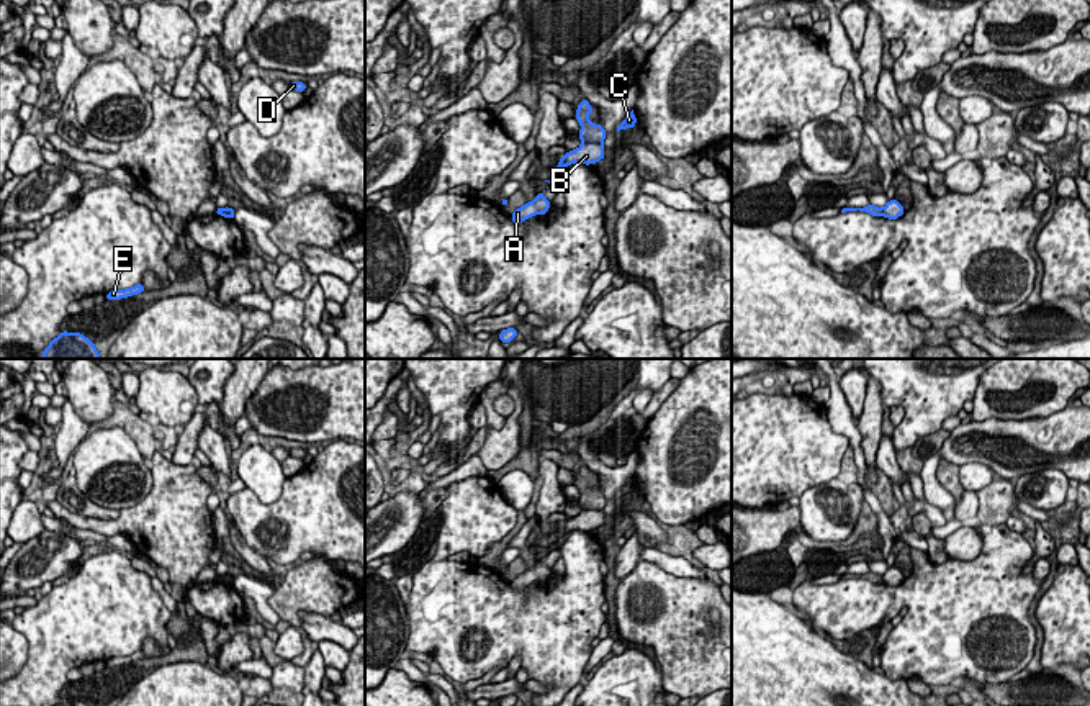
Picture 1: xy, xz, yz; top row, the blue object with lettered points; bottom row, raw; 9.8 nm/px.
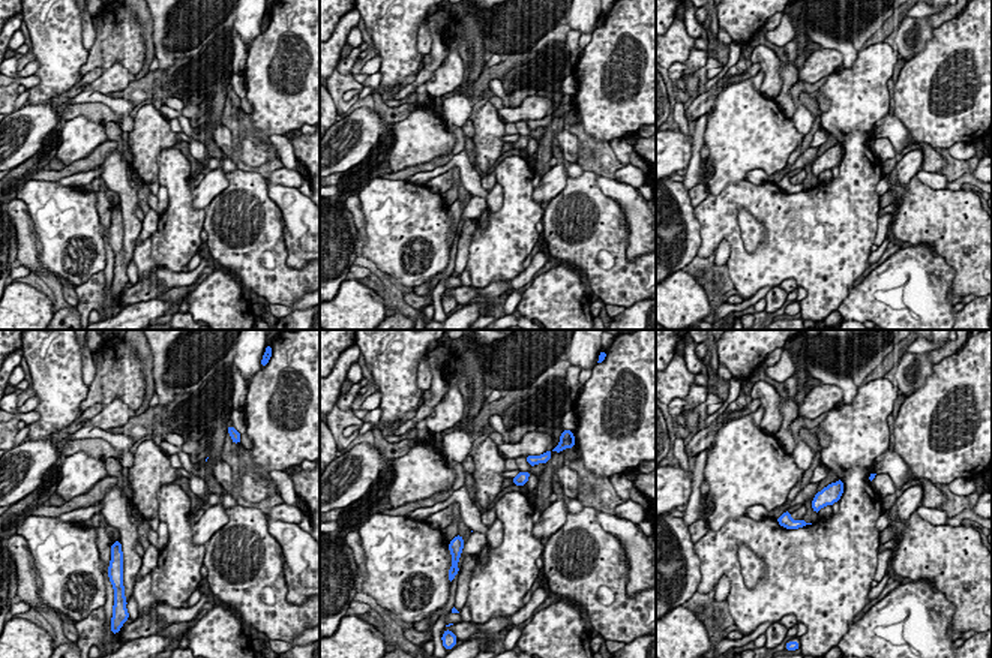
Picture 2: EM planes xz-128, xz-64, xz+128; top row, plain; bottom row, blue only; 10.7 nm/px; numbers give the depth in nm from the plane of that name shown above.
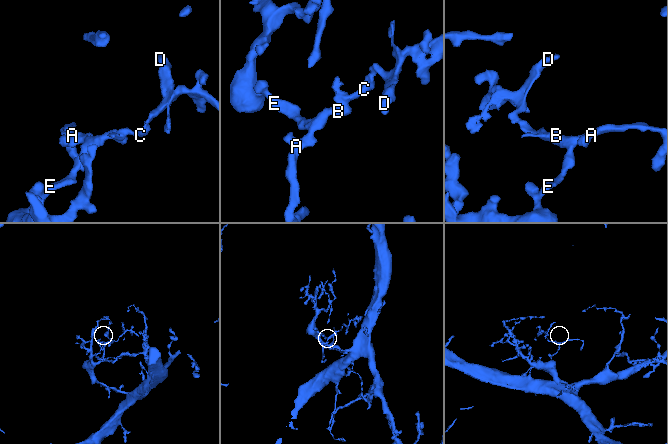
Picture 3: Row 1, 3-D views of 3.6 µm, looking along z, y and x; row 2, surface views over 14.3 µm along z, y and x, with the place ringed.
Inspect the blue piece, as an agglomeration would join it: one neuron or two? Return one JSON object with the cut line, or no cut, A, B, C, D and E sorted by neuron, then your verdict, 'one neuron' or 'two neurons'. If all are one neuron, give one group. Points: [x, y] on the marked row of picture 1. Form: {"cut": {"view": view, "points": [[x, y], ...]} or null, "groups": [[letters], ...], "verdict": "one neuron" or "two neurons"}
{"cut": {"view": "xz", "points": [[583, 141], [601, 144]]}, "groups": [["A", "B", "E"], ["C", "D"]], "verdict": "two neurons"}

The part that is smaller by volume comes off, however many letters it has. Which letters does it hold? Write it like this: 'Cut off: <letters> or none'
Cut off: C, D

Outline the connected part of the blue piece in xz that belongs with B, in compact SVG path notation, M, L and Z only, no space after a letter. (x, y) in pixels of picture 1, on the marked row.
M583 143L578 149L563 154L563 159L558 161L556 172L574 162L589 165L604 157L604 144Z

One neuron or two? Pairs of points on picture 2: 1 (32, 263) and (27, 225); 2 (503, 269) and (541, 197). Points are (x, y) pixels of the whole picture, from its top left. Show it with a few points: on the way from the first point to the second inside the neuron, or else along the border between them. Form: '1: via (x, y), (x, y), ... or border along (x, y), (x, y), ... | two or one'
1: via (27, 254), (27, 234) | one
2: border along (533, 188), (533, 198), (541, 206) | two

